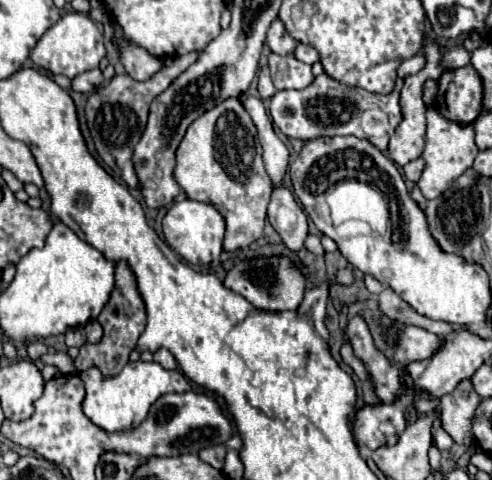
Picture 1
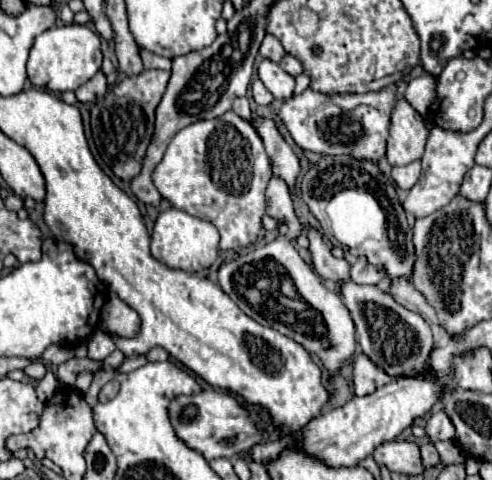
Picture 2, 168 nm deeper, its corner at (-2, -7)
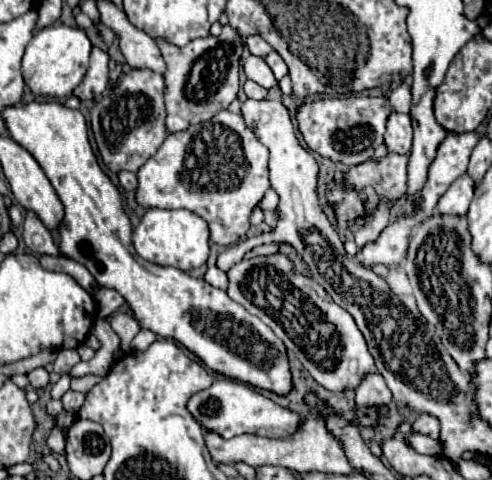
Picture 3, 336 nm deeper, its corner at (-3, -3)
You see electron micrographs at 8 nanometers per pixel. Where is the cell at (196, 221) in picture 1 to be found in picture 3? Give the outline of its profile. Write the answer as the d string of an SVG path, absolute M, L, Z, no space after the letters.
M149 209L141 223L133 231L133 245L137 253L151 263L177 267L181 271L191 271L207 263L209 257L209 227L207 223L185 209Z

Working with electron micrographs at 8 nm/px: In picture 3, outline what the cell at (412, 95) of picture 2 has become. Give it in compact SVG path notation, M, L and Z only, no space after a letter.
M403 83L391 93L391 105L399 113L409 113L411 111L411 85Z

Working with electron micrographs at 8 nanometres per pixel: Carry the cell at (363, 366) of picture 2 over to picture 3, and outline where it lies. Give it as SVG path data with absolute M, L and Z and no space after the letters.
M367 373L355 391L357 391L357 397L355 397L357 405L387 407L393 401L389 387L387 387L383 375L379 375L379 373Z

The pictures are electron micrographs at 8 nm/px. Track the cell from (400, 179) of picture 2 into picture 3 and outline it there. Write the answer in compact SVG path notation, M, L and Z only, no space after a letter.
M389 153L381 161L365 161L345 173L345 181L359 189L359 195L367 201L369 211L375 211L381 197L399 199L407 193L407 155Z

